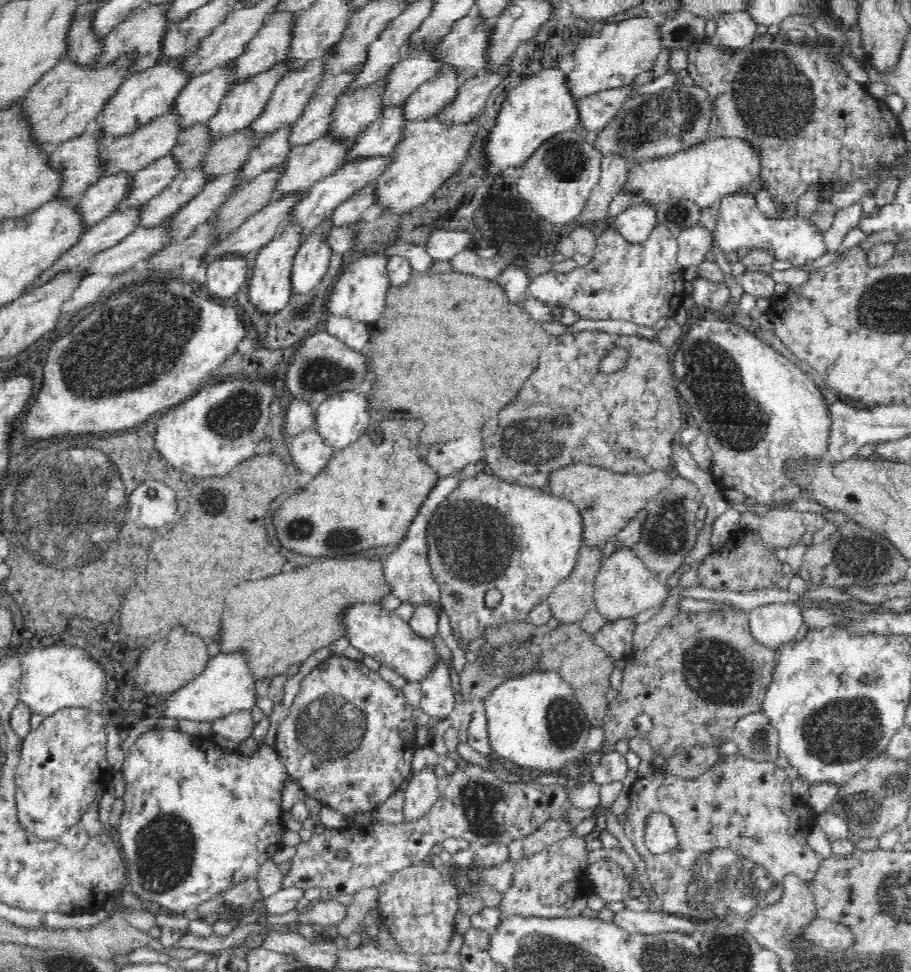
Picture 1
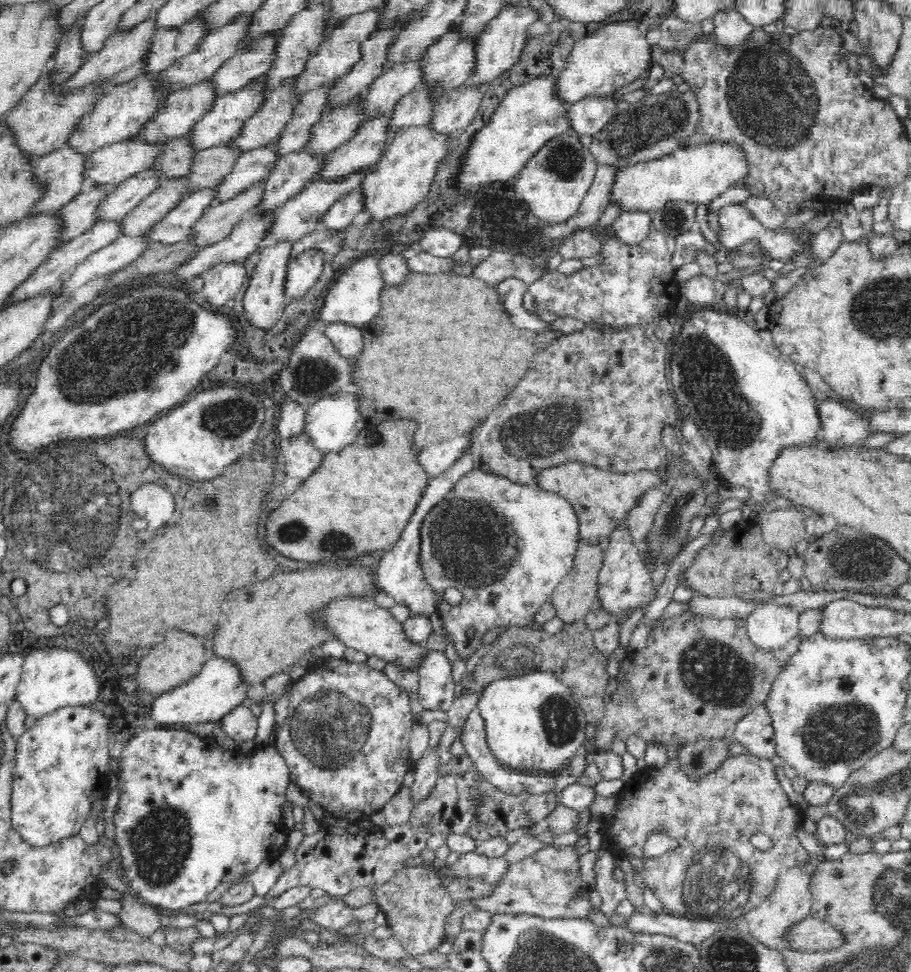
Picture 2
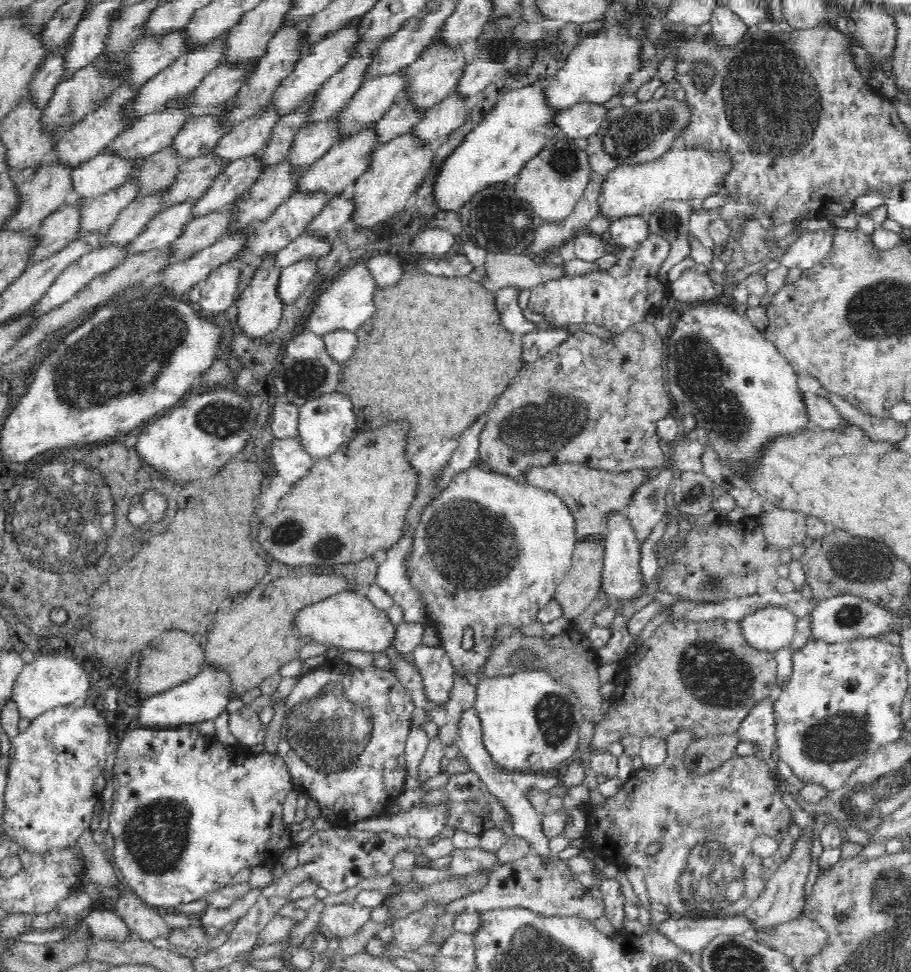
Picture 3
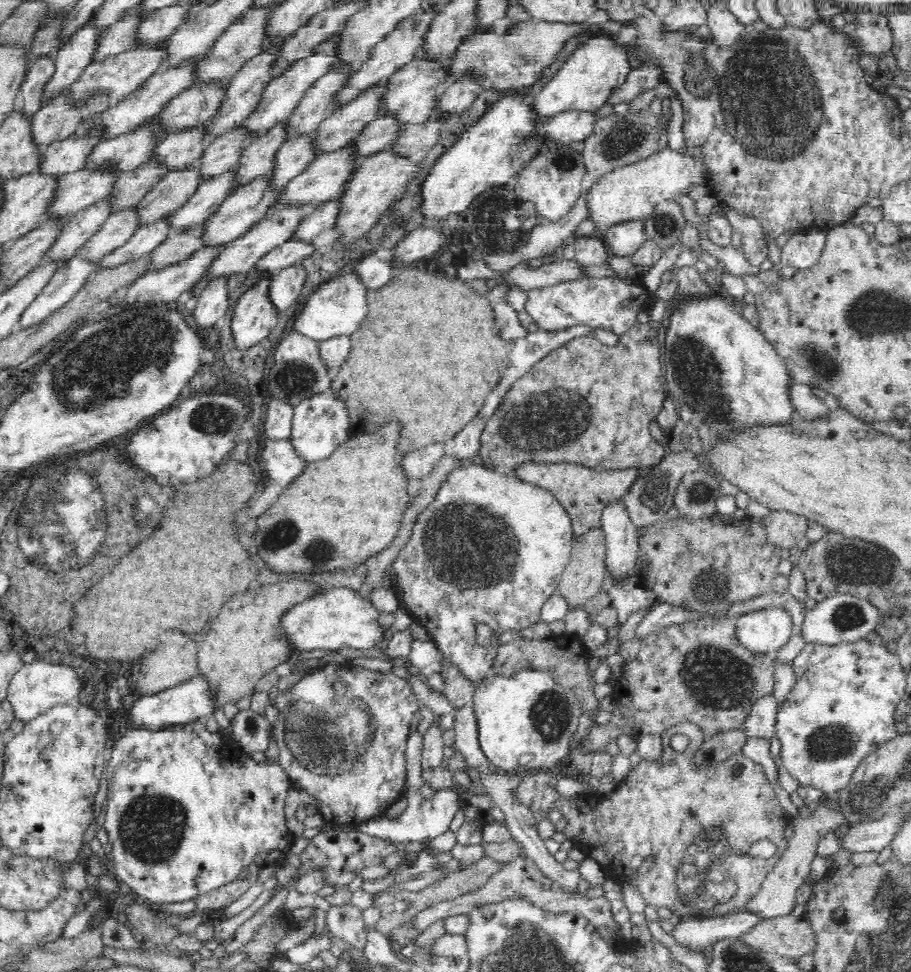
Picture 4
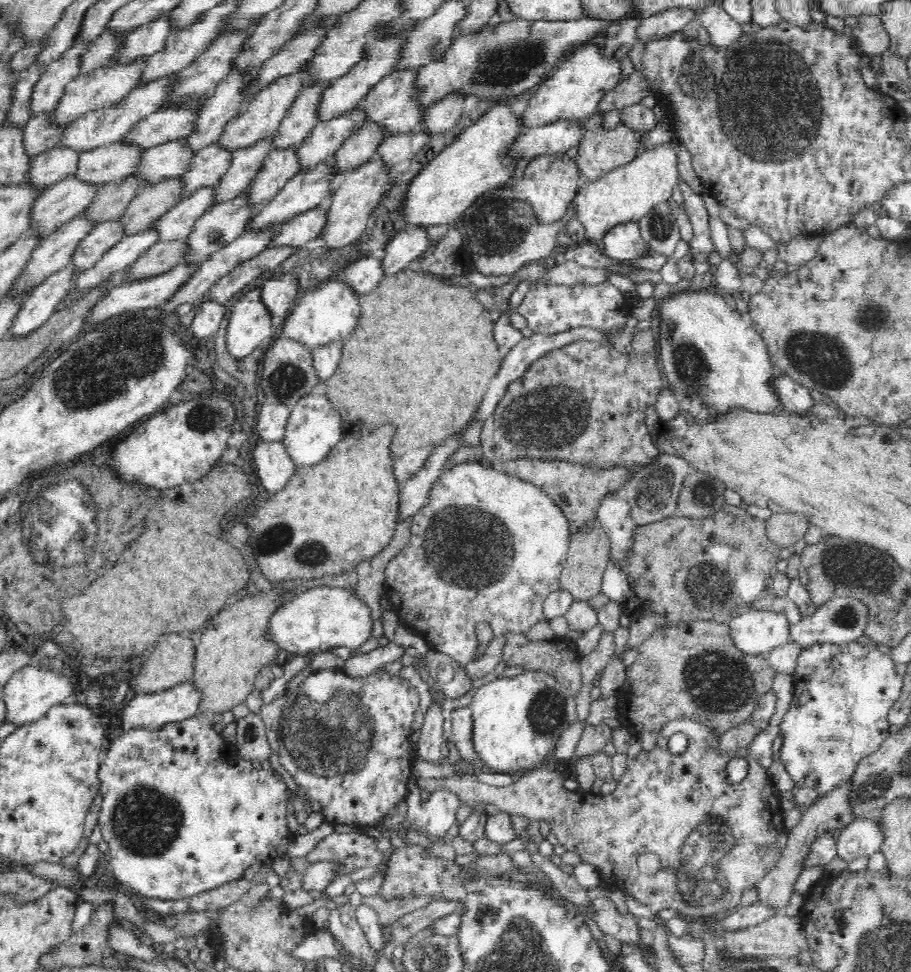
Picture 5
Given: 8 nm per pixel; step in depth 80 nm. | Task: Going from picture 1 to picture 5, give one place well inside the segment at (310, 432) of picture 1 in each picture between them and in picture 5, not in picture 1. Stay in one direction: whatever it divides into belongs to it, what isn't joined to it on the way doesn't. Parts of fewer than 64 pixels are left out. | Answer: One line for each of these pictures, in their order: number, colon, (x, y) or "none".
2: (301, 457)
3: (289, 457)
4: (282, 464)
5: (274, 467)

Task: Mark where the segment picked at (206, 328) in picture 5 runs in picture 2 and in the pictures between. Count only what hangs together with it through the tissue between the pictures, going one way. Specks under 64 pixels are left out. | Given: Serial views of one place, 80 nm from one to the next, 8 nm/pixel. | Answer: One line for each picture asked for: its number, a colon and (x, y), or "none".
2: (222, 281)
3: (218, 289)
4: (212, 303)

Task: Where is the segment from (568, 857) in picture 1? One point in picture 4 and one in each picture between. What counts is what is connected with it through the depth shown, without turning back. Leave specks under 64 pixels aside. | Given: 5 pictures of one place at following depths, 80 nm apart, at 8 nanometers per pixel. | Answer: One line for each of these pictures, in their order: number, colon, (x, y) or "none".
2: (547, 884)
3: (549, 888)
4: (520, 880)

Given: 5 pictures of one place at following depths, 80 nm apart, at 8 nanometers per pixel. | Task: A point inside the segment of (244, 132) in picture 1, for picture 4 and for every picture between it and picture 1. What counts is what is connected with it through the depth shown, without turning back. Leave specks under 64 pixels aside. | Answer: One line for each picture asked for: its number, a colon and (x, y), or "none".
2: (211, 165)
3: (198, 172)
4: (178, 187)

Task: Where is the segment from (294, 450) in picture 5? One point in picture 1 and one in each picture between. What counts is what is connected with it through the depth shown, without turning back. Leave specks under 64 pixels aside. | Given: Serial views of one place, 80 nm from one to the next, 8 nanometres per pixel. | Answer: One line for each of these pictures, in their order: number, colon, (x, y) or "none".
1: (342, 418)
2: (335, 422)
3: (327, 423)
4: (322, 424)

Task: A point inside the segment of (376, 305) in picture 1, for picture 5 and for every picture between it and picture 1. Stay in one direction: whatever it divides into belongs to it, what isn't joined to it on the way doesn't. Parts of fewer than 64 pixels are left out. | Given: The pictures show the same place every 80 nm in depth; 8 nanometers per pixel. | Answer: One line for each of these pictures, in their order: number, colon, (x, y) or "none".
2: (354, 297)
3: (348, 302)
4: (337, 308)
5: (332, 310)

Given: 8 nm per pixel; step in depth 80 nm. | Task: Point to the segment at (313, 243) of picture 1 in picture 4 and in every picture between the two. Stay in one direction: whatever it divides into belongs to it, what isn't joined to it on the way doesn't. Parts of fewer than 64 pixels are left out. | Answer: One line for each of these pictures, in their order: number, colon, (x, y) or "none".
2: (304, 270)
3: (294, 279)
4: (287, 285)

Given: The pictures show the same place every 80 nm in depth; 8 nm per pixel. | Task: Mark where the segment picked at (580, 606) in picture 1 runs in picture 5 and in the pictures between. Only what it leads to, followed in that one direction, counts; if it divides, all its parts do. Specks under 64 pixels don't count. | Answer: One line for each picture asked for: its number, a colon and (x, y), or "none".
2: (571, 599)
3: (581, 584)
4: (583, 578)
5: (588, 554)

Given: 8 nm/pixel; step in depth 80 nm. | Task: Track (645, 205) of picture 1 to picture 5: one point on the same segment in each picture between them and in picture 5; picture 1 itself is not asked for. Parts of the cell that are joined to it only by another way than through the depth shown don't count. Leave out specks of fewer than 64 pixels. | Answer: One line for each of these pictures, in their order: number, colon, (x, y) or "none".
2: (633, 226)
3: (628, 231)
4: (624, 238)
5: (624, 242)

